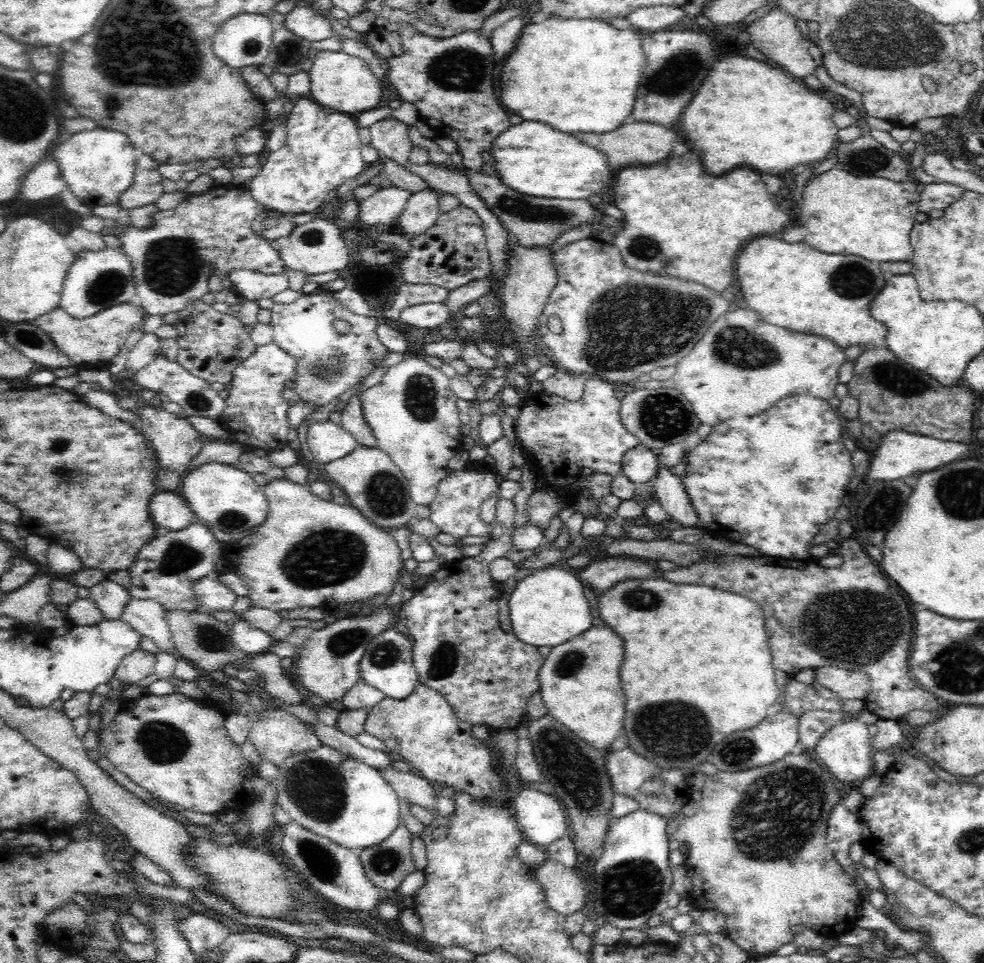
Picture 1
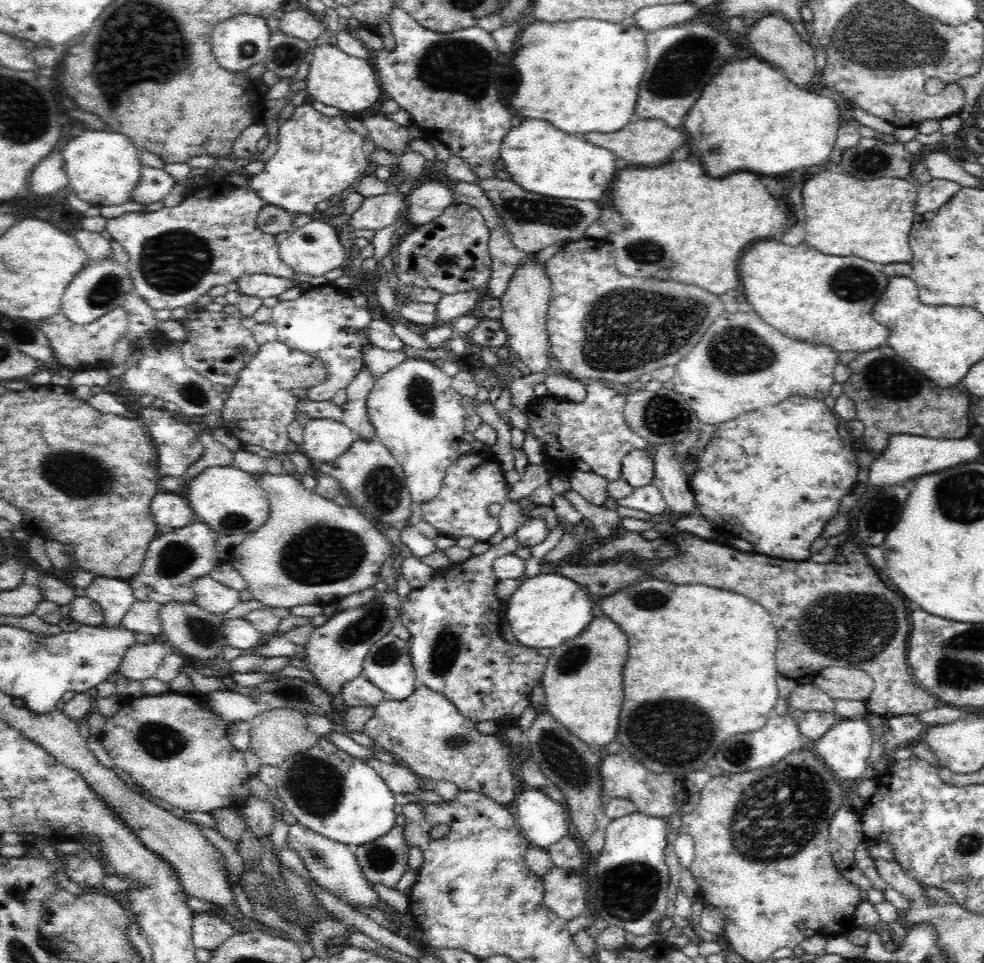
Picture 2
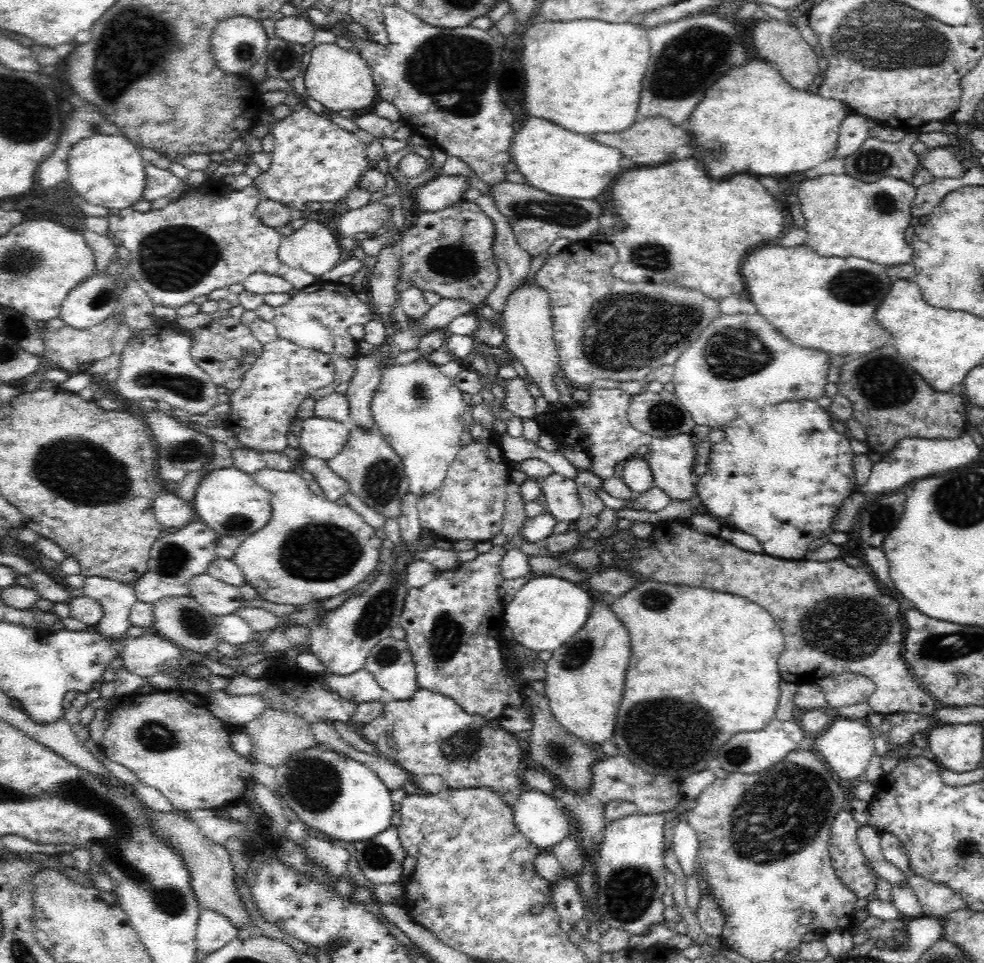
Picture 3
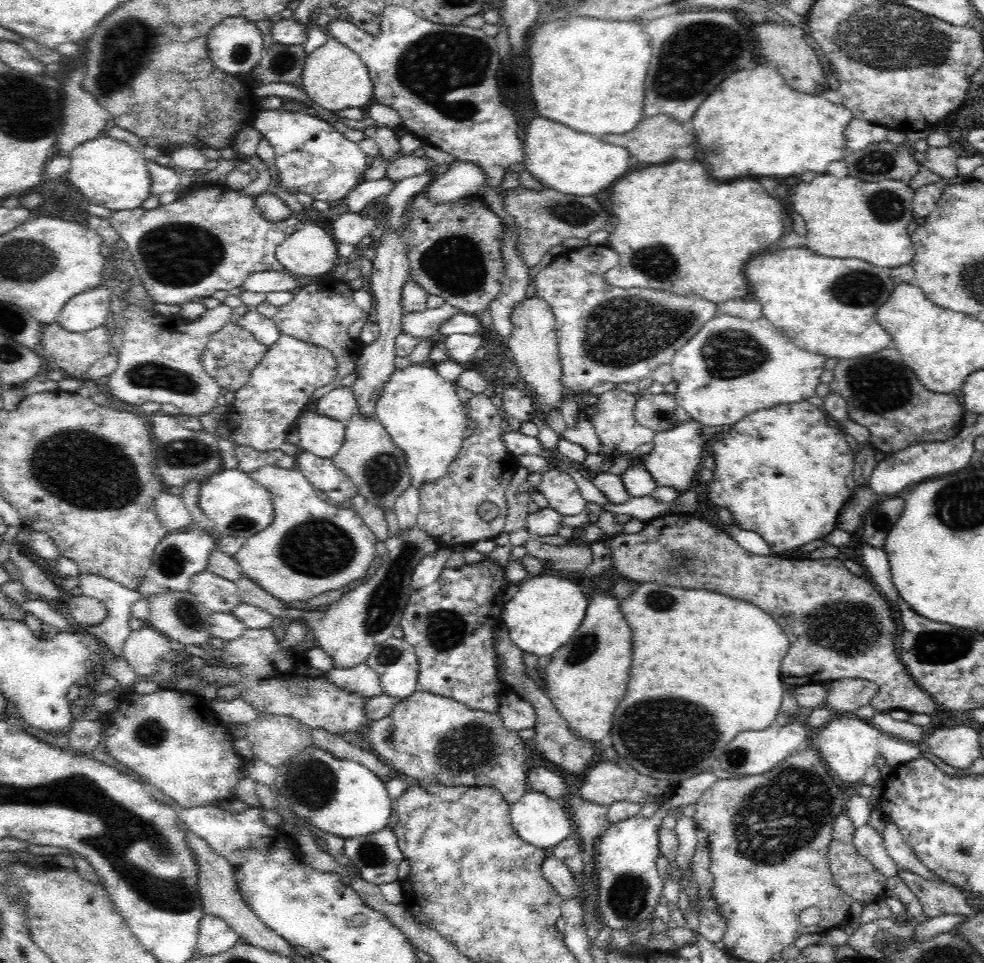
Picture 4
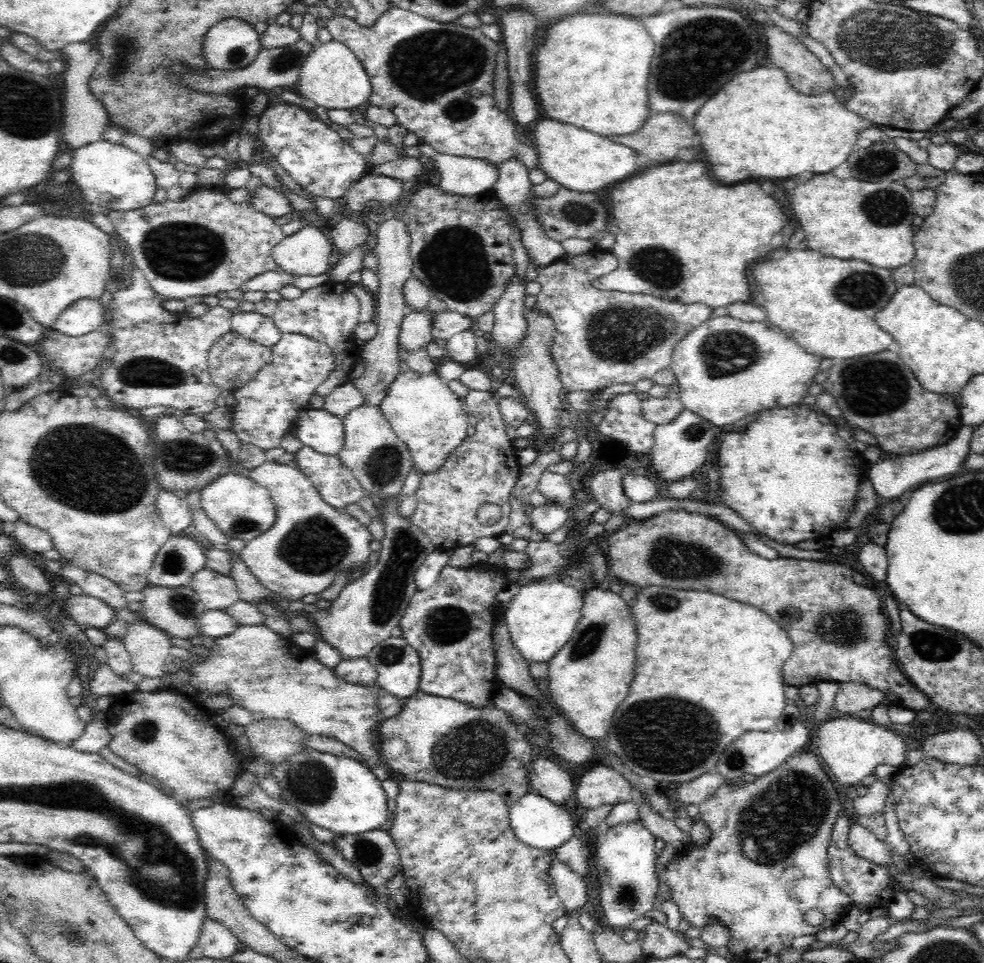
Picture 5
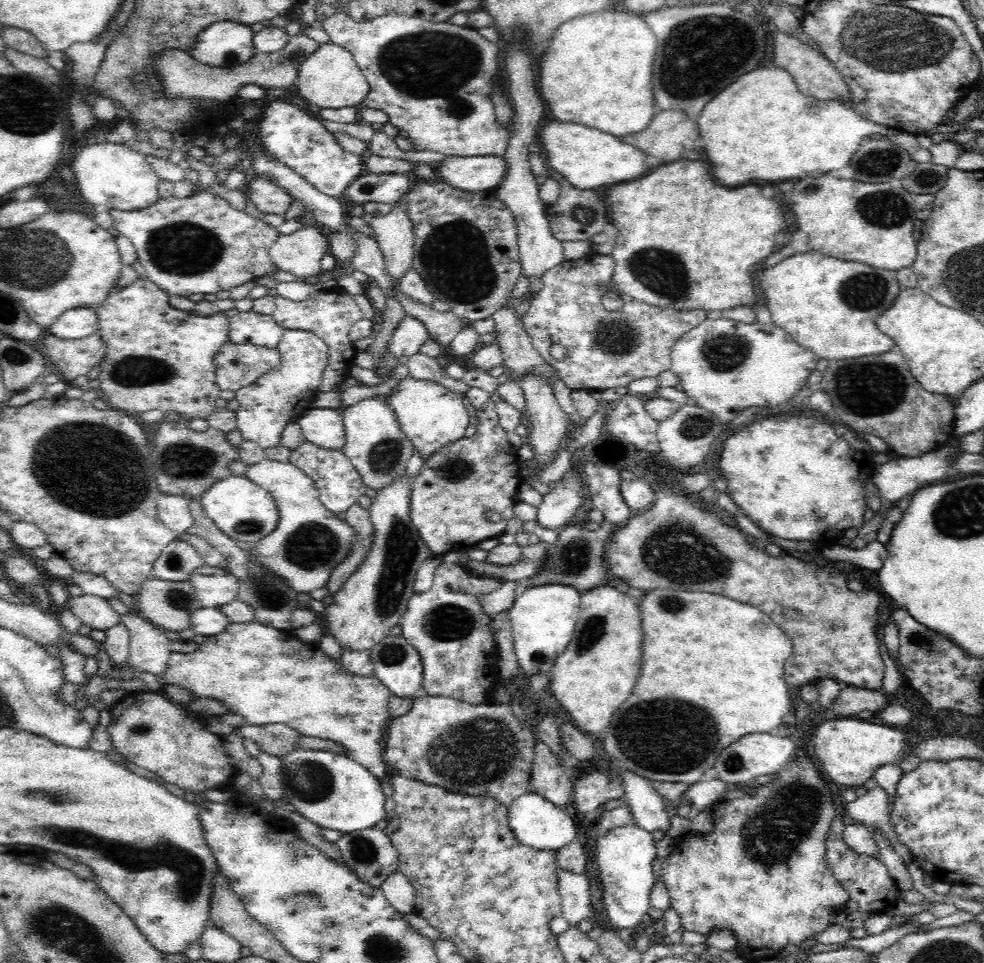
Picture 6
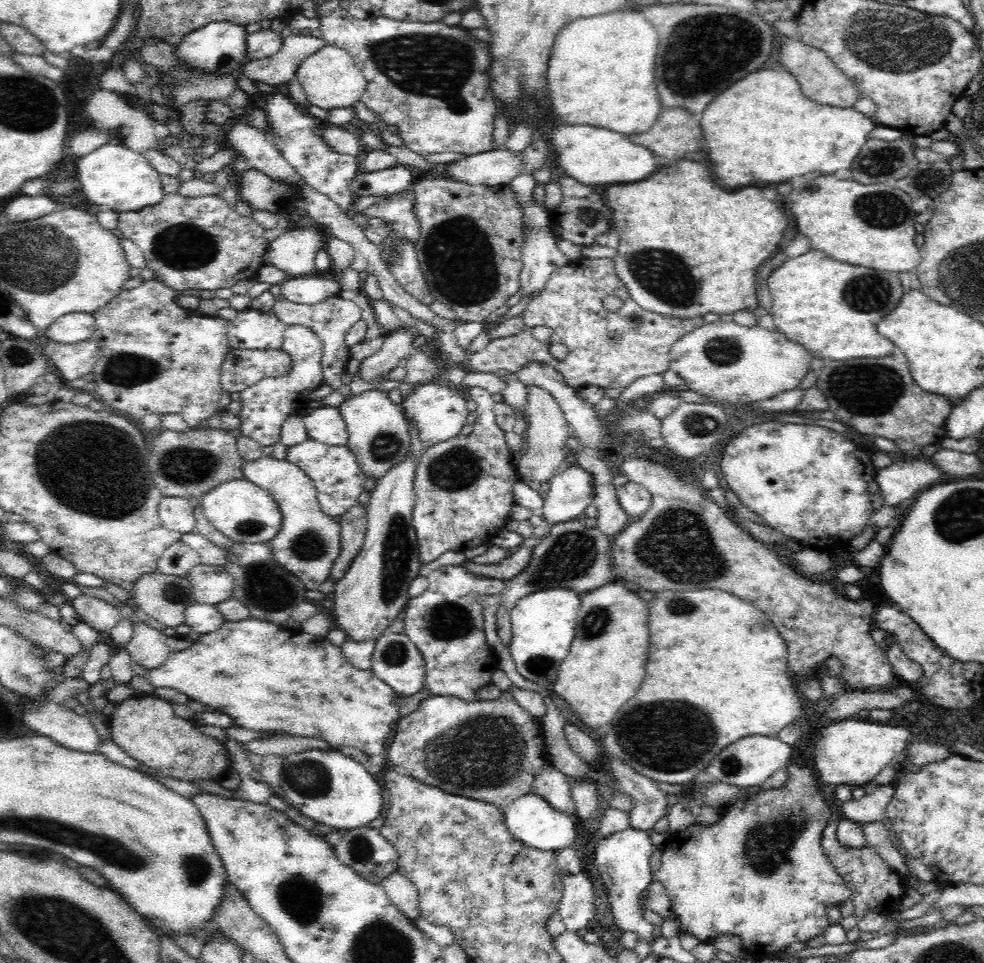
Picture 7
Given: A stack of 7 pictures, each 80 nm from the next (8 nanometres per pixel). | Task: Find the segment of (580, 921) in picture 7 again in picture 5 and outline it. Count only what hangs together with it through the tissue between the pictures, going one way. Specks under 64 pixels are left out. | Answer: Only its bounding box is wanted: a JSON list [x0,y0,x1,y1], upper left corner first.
[550,857,586,914]

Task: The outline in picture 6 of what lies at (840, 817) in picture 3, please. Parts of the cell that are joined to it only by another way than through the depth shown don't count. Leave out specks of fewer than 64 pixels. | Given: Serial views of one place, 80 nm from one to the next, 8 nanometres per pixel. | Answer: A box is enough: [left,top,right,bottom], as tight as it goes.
[826,818,901,914]

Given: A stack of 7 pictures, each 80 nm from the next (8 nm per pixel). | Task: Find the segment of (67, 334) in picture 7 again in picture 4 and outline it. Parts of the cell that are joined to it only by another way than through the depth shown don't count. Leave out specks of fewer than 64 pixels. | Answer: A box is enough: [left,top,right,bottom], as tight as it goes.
[57,281,117,332]

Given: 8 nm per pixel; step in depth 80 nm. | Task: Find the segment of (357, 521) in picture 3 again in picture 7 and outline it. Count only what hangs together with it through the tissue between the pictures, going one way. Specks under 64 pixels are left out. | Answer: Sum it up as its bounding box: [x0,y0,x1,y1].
[242,455,341,590]

